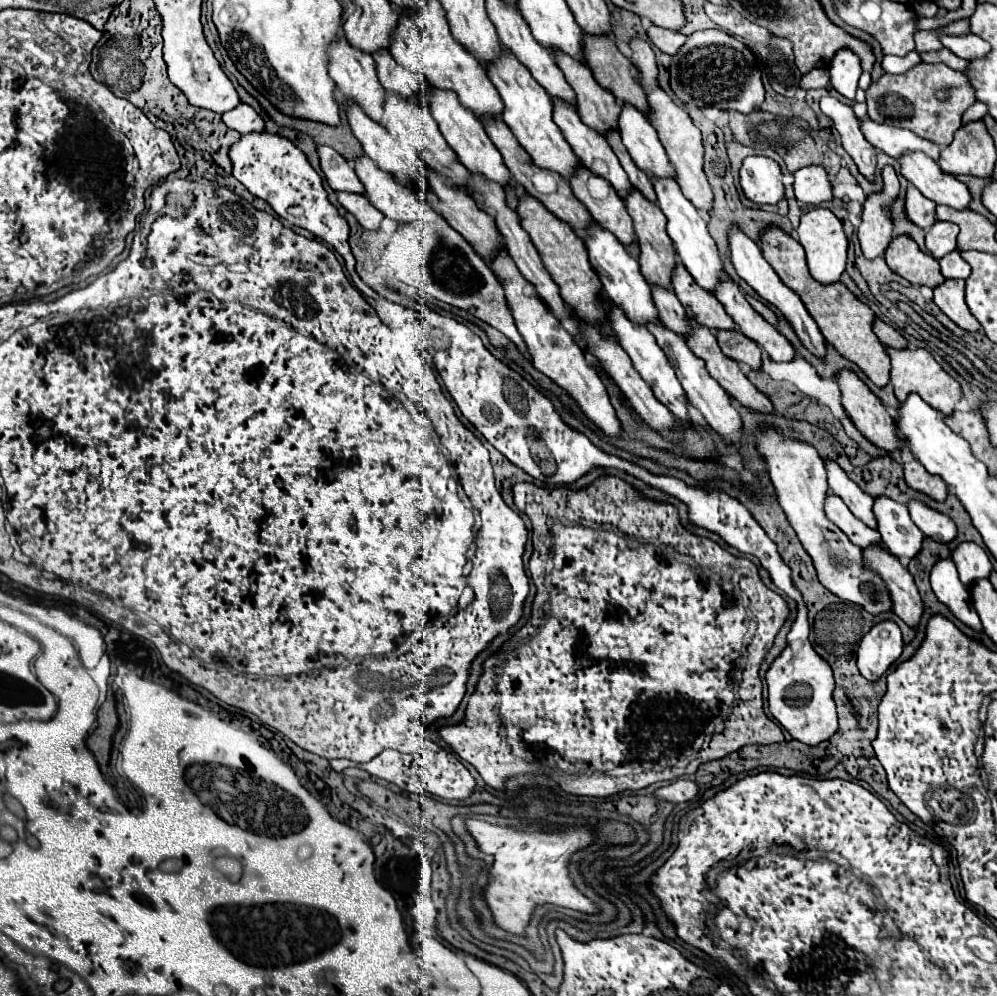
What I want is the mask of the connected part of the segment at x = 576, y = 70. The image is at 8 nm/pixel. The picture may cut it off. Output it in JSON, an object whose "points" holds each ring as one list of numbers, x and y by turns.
{"points":[[553,50,553,58,557,66,563,70,567,84,573,88,577,98,577,112,587,126,593,126,601,134,607,132,607,126,615,126,615,118,619,116,617,98,611,90,599,86,589,66,563,54,561,50]]}

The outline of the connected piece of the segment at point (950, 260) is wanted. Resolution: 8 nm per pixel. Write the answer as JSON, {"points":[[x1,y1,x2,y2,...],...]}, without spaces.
{"points":[[959,250,945,254,939,260,939,266,941,266,941,272,945,278,969,278,969,274,971,274,971,266,963,260]]}

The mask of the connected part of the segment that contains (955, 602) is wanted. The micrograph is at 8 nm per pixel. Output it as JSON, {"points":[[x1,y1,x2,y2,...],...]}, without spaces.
{"points":[[945,558,945,560,937,560,935,566,931,568,931,588,935,592,935,596,949,606,949,610,967,626,981,630,981,622,979,616,973,608,971,602,971,592,967,586,963,586,963,582,959,582,955,564]]}

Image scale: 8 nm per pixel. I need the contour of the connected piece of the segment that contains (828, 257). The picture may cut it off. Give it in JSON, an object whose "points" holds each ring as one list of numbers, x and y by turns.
{"points":[[813,208,801,216,801,224,797,232,799,232,799,242,807,254,807,266,811,276,823,284,837,282,847,266,847,248,849,248,843,222,827,208]]}

